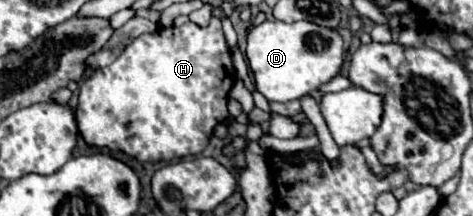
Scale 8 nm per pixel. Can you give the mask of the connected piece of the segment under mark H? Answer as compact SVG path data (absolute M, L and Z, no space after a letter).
M211 17L207 27L199 27L195 23L185 23L183 27L159 27L155 33L145 33L139 35L137 39L133 39L131 45L127 45L123 49L123 53L107 67L103 69L95 69L91 73L91 77L87 77L79 89L79 105L77 105L77 123L79 123L79 133L83 135L83 139L89 145L97 145L97 147L109 147L109 149L119 149L123 153L127 153L129 157L135 157L137 161L149 161L149 163L157 163L157 161L171 161L171 159L179 159L179 157L191 157L191 155L199 155L207 145L209 139L213 135L215 125L223 123L229 117L227 111L227 99L229 99L229 91L235 85L237 73L233 69L233 61L231 61L231 49L225 43L225 35L223 35L223 27L221 27L221 19Z

